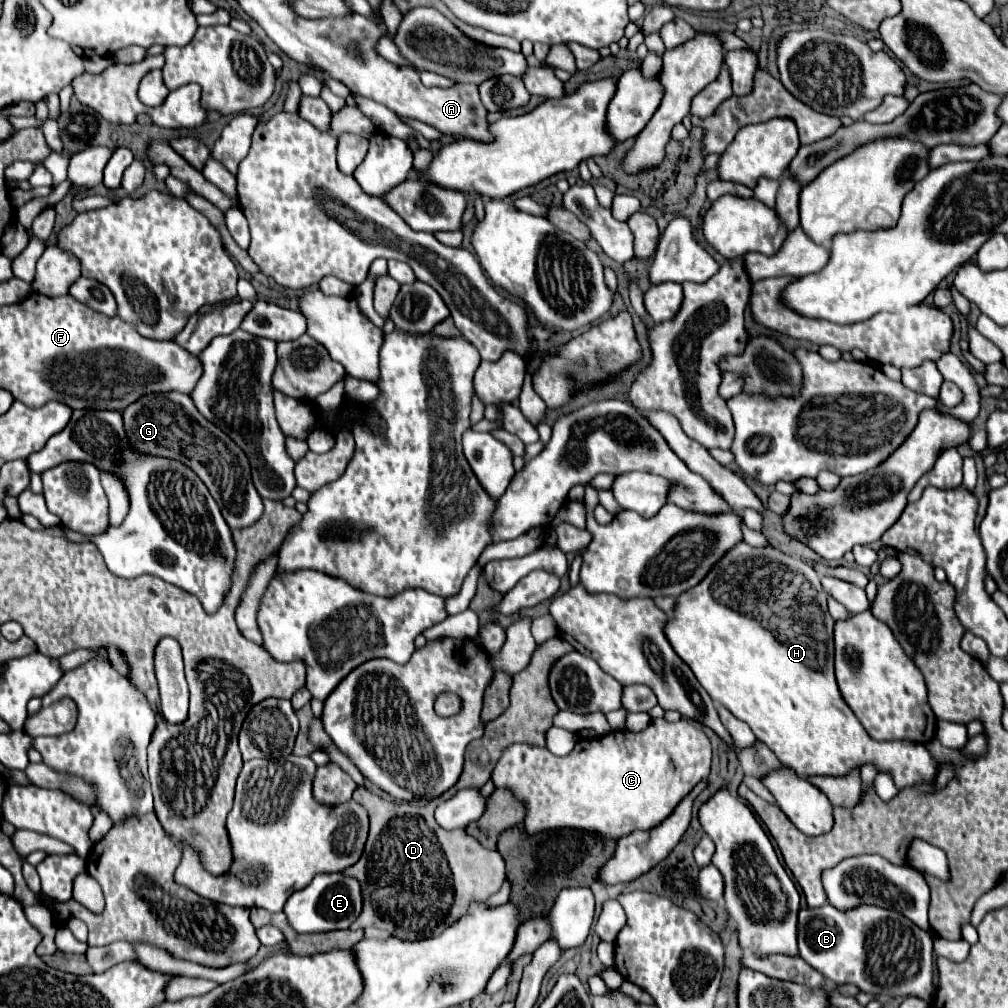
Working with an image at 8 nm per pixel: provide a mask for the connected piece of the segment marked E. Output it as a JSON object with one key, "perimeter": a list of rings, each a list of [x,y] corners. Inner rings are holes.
{"perimeter":[[[342,873],[332,875],[316,875],[314,881],[292,893],[286,901],[286,919],[296,933],[324,933],[336,929],[348,929],[362,909],[360,885],[356,879],[344,877]]]}

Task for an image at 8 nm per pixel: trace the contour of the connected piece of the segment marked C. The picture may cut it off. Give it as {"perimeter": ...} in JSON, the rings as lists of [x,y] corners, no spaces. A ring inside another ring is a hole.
{"perimeter":[[[654,719],[654,723],[640,733],[612,731],[600,739],[582,739],[566,757],[556,757],[544,747],[514,743],[504,749],[490,779],[494,781],[494,787],[512,791],[518,803],[526,807],[526,835],[550,829],[580,829],[596,833],[600,839],[608,837],[618,841],[622,835],[630,835],[632,831],[650,831],[650,827],[658,827],[676,809],[676,805],[708,777],[710,761],[710,741],[690,721],[680,719],[676,723],[666,723],[664,719]]]}

